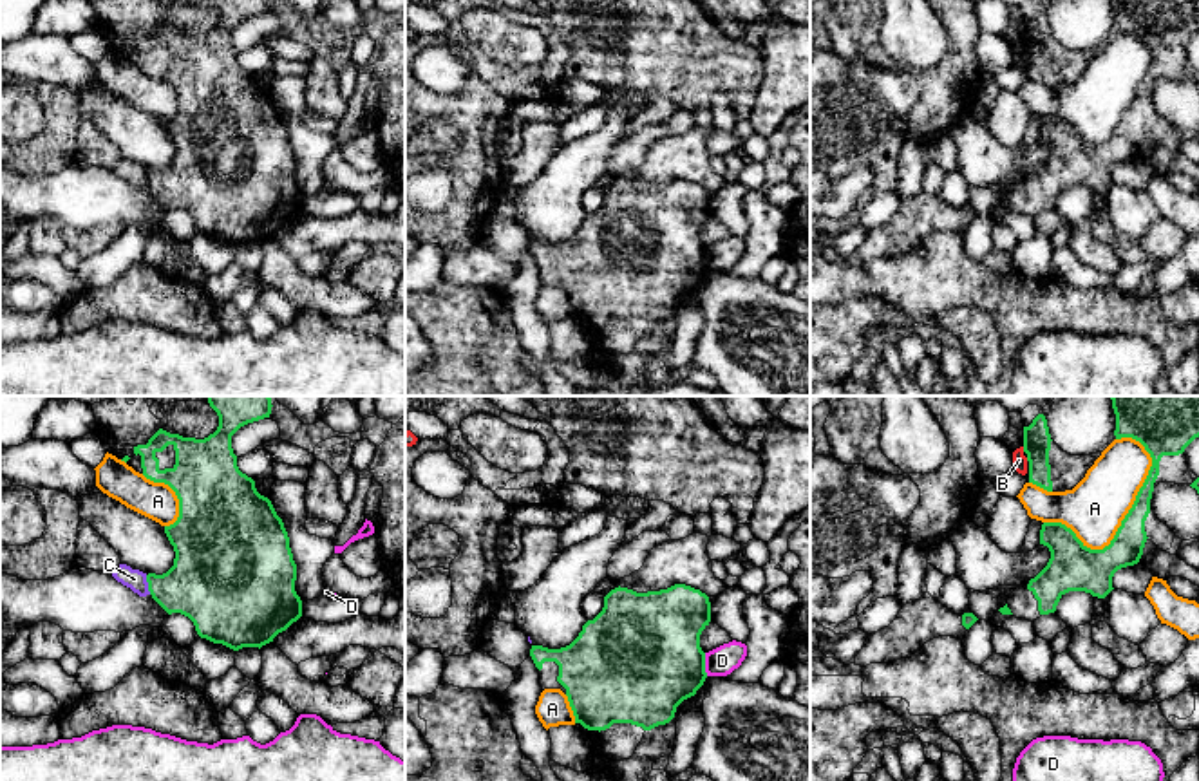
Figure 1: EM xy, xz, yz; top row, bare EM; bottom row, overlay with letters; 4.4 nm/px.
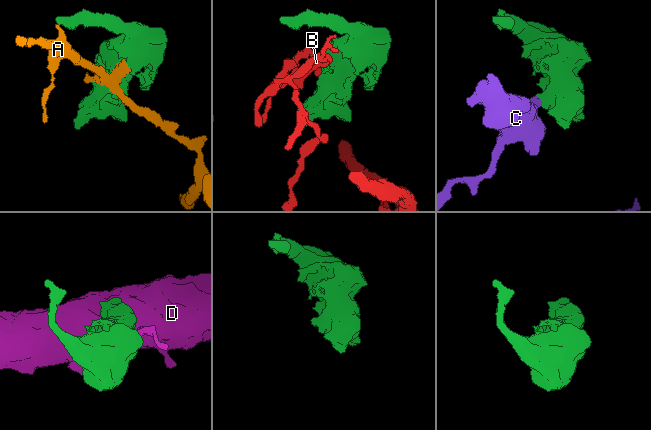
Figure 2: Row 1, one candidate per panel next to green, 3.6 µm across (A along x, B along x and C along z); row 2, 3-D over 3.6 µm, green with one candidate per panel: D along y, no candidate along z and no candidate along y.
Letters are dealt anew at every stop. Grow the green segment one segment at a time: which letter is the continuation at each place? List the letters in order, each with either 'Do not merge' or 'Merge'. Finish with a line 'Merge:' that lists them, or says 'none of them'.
A: Do not merge
B: Do not merge
C: Do not merge
D: Do not merge
Merge: none of them

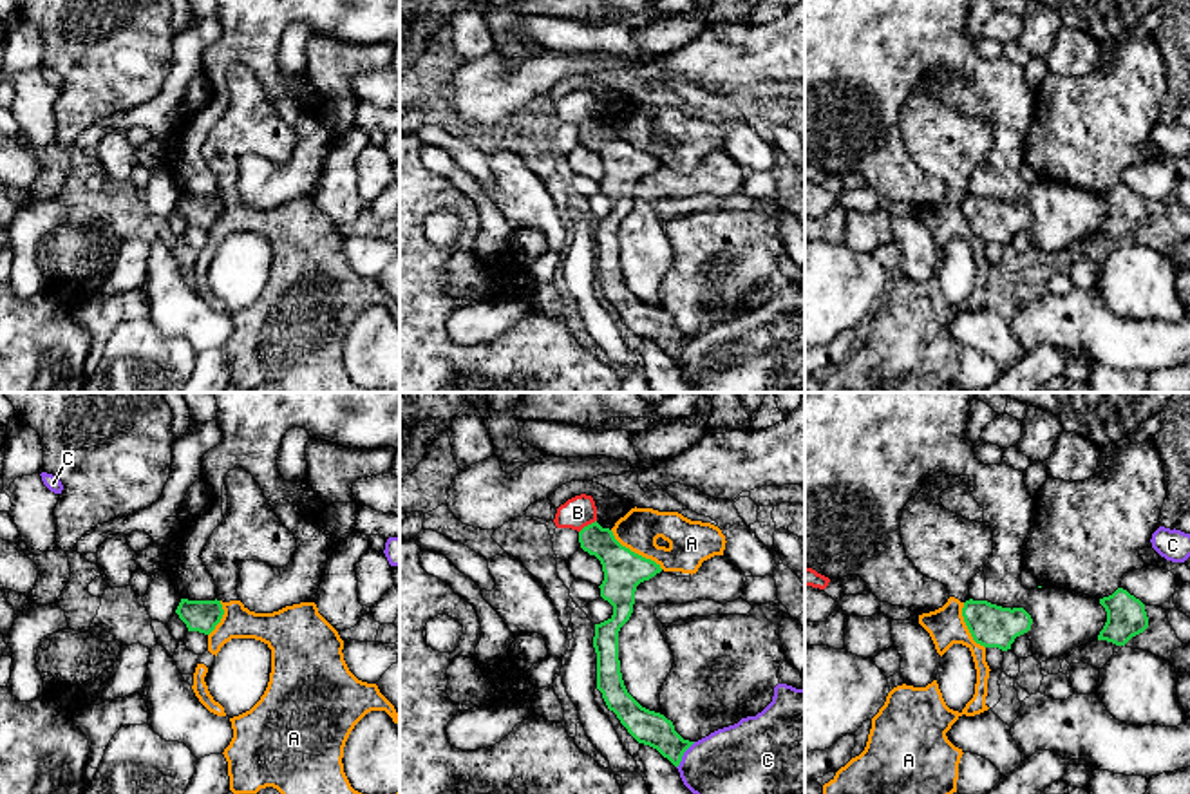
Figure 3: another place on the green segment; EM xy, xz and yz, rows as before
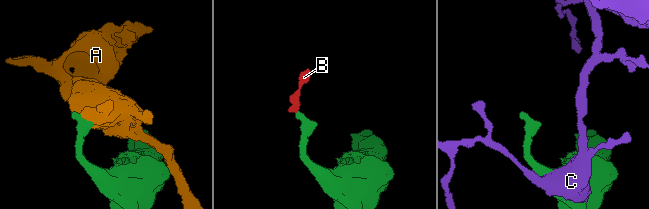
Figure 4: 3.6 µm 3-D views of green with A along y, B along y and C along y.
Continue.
A: Do not merge
B: Merge
C: Do not merge
Merge: B

